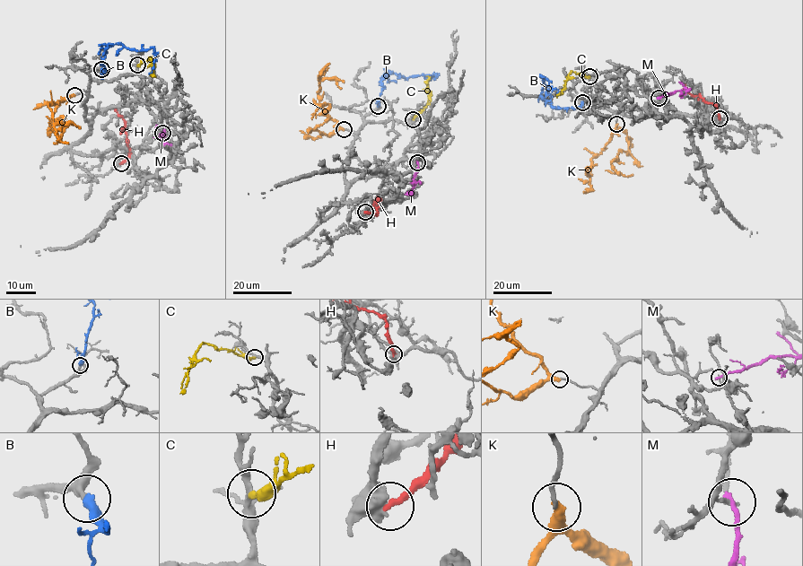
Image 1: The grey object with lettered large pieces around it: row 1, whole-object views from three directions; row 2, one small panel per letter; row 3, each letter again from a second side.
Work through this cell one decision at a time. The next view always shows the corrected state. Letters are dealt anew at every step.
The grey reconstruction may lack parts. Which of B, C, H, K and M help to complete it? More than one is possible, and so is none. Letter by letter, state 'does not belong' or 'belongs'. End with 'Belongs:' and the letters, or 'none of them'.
B: belongs
C: does not belong
H: does not belong
K: does not belong
M: does not belong
Belongs: B

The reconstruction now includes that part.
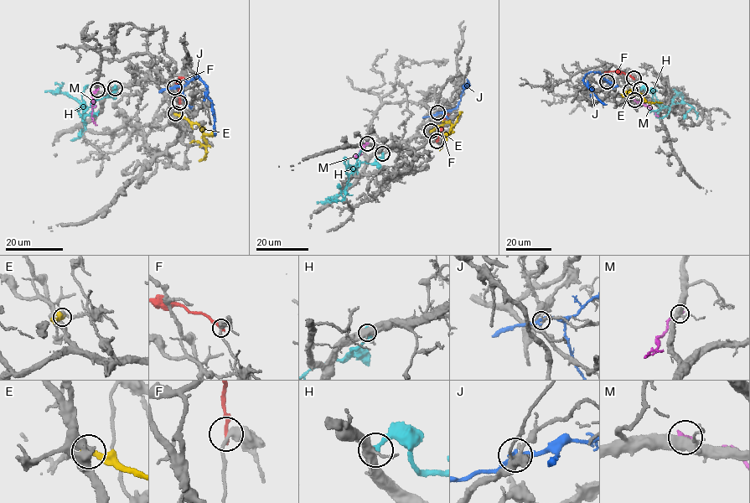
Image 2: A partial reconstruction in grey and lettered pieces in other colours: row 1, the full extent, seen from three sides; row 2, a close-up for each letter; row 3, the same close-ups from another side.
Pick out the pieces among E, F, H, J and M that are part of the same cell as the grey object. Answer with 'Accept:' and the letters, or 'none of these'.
Accept: E

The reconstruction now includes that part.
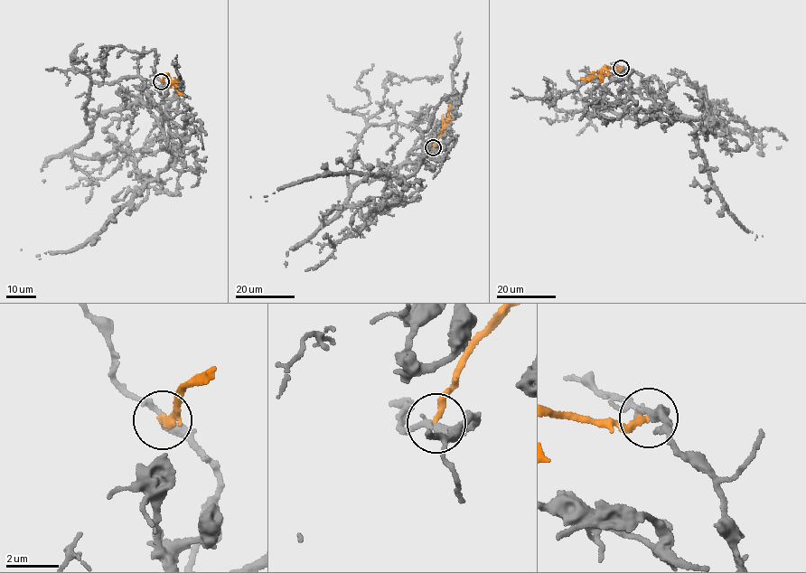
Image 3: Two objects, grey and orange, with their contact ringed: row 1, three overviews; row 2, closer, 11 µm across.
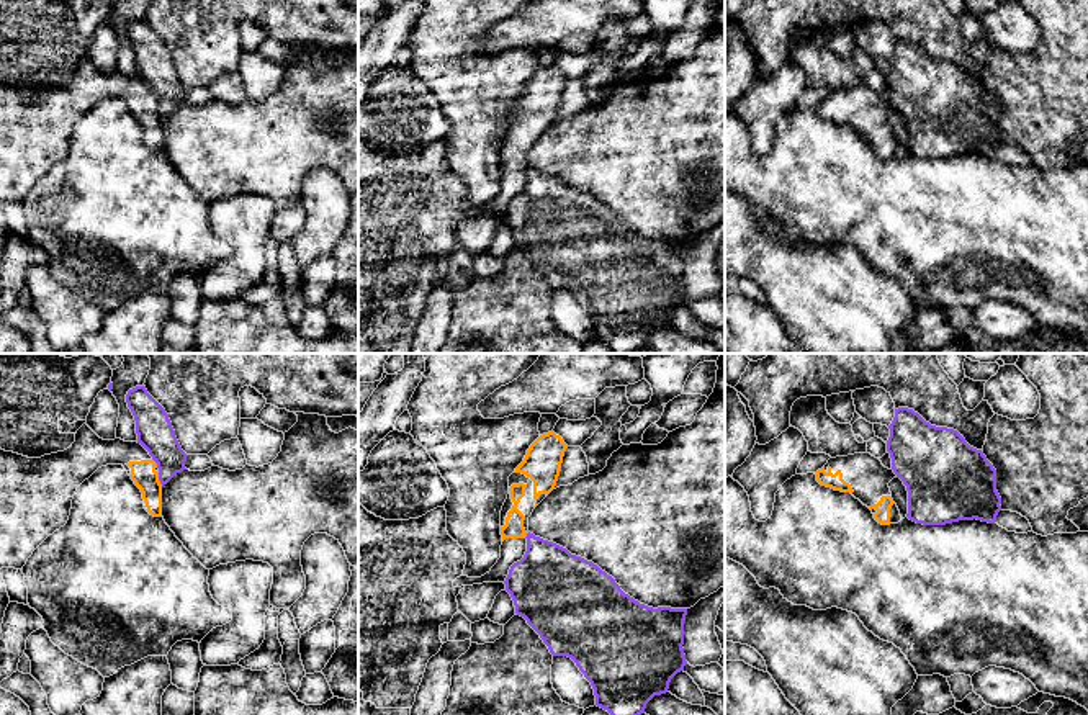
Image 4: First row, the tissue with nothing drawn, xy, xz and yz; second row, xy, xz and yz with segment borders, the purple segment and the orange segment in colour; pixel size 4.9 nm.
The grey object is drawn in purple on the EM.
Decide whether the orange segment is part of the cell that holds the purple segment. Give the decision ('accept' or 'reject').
reject

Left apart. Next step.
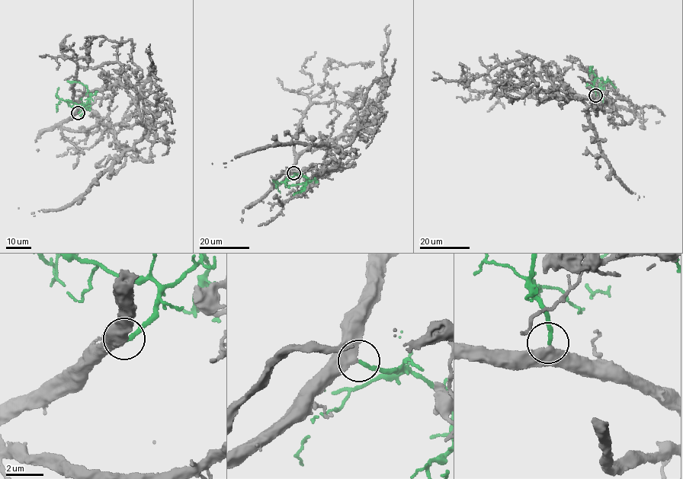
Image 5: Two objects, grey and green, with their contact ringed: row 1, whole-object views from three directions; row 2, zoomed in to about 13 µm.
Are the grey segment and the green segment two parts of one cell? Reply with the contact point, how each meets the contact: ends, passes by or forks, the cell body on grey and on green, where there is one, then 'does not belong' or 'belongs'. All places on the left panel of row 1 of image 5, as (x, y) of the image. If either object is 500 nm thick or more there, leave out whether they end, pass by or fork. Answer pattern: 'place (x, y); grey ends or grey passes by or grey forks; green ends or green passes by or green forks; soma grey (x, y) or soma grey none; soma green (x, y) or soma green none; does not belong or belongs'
place (78, 113); grey passes by; green ends; soma grey none; soma green none; belongs

